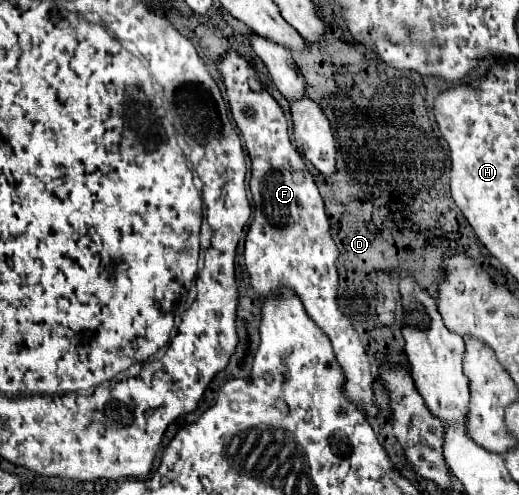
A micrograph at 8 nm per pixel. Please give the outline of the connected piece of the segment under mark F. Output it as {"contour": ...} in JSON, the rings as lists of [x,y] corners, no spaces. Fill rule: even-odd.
{"contour":[[[235,50],[225,52],[217,60],[217,72],[225,84],[231,114],[245,140],[247,154],[251,158],[249,188],[255,202],[255,216],[251,220],[245,238],[245,266],[251,278],[251,286],[263,302],[263,296],[277,294],[279,288],[293,288],[303,300],[307,314],[317,320],[323,332],[329,336],[335,356],[343,366],[347,384],[345,392],[365,414],[375,416],[373,404],[373,376],[365,348],[349,324],[347,316],[337,306],[337,246],[329,234],[329,222],[325,216],[323,198],[307,170],[301,154],[289,140],[287,120],[277,100],[267,92],[257,70]]]}

